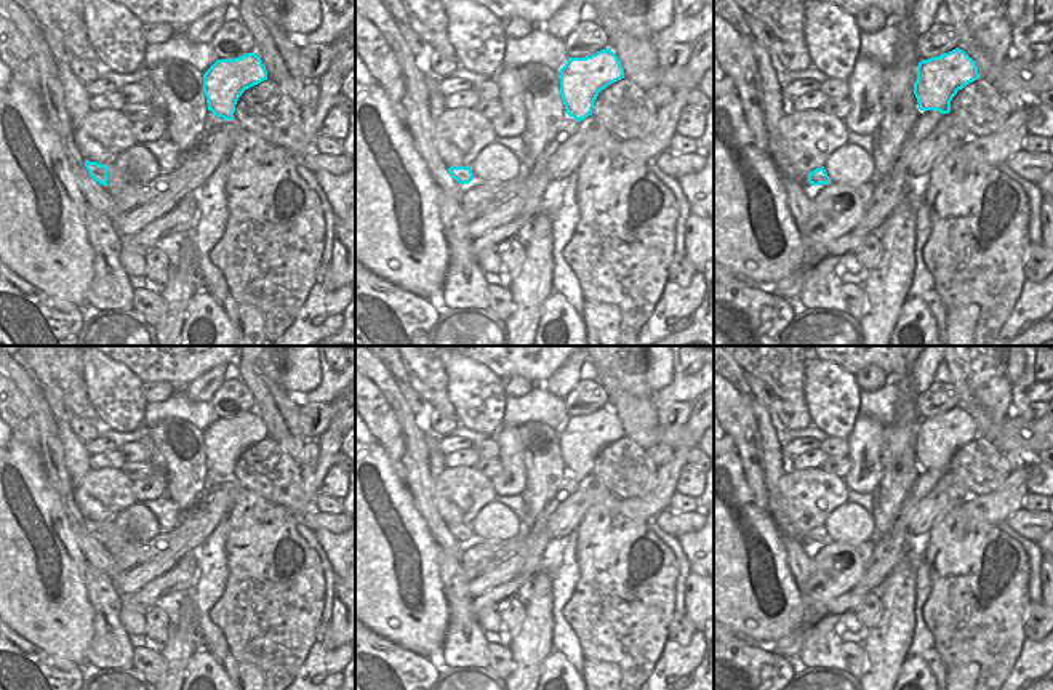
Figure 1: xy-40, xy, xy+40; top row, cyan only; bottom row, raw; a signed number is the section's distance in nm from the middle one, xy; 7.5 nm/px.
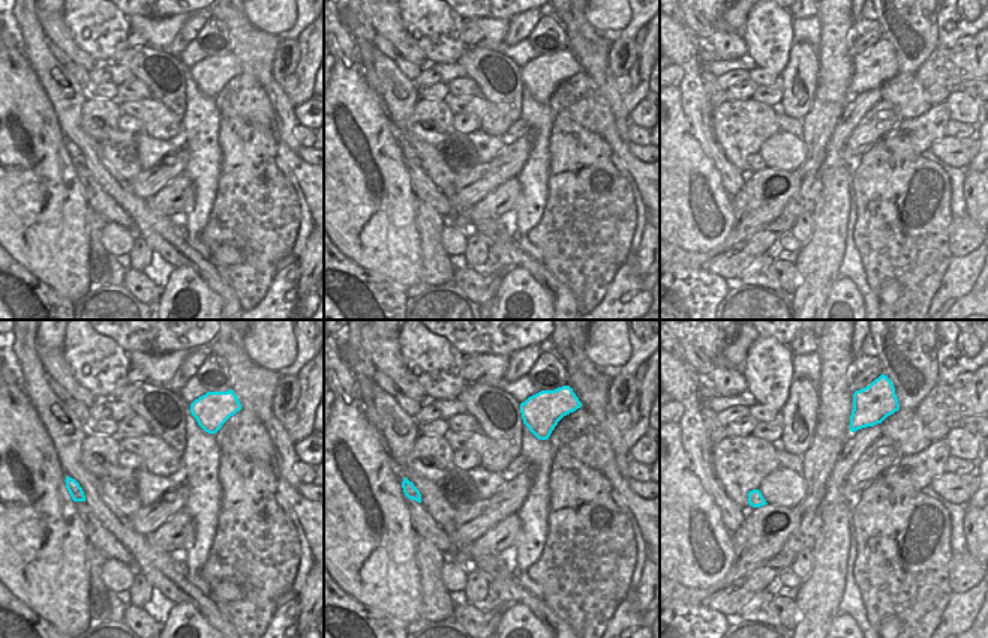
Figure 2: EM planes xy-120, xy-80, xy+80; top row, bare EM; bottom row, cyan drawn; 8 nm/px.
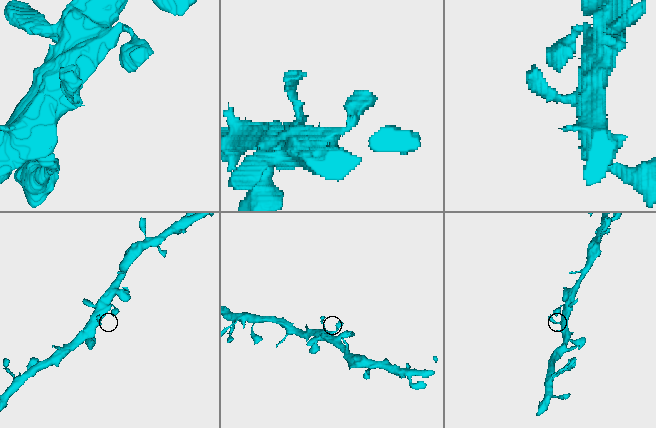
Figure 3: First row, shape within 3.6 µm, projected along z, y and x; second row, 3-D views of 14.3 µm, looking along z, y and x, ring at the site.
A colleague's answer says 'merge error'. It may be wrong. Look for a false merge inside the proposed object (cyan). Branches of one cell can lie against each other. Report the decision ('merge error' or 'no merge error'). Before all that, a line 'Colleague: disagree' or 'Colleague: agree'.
Colleague: disagree
no merge error

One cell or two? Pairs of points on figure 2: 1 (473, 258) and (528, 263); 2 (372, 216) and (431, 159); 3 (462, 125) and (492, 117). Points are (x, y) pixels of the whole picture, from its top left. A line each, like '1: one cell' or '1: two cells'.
1: two cells
2: two cells
3: two cells

